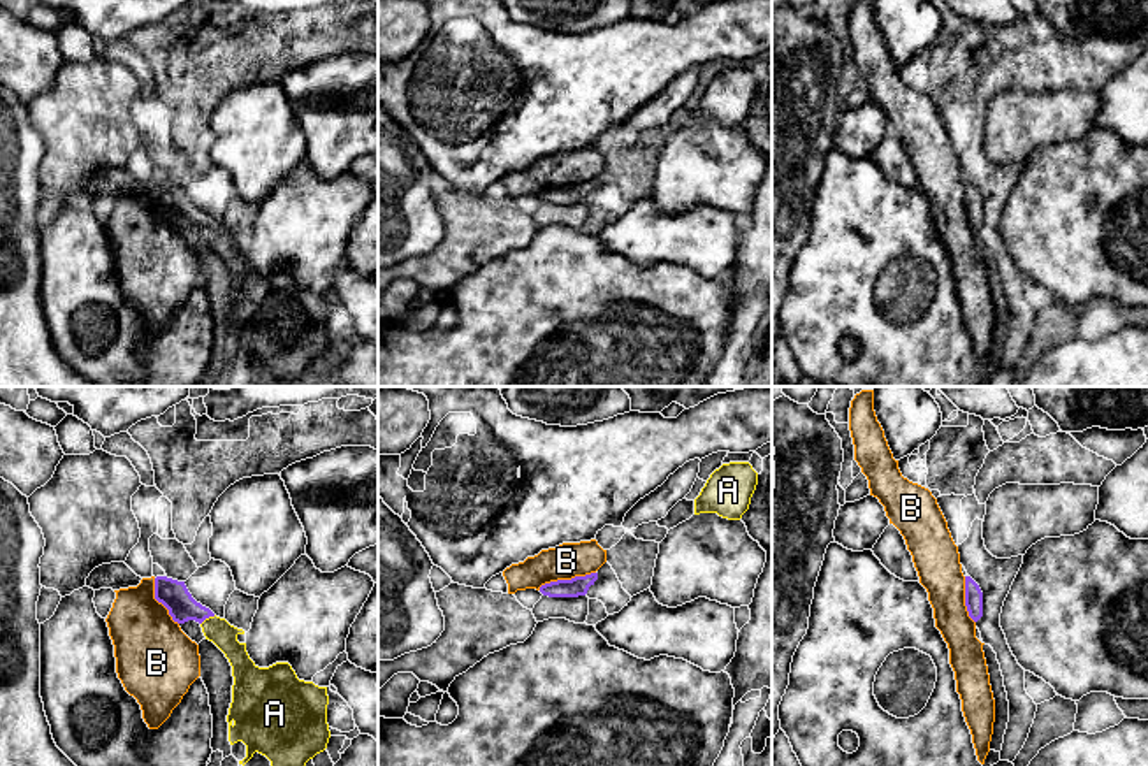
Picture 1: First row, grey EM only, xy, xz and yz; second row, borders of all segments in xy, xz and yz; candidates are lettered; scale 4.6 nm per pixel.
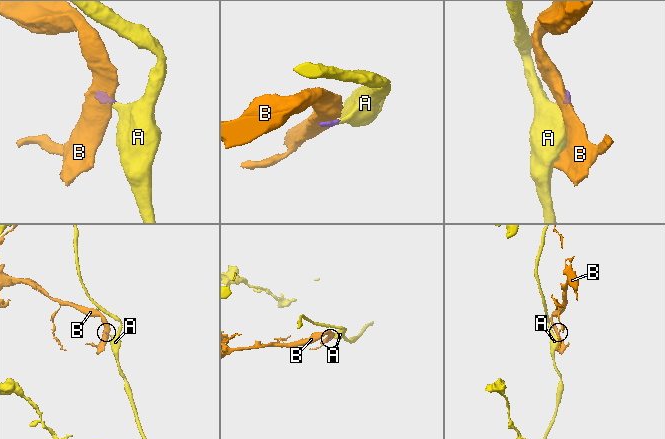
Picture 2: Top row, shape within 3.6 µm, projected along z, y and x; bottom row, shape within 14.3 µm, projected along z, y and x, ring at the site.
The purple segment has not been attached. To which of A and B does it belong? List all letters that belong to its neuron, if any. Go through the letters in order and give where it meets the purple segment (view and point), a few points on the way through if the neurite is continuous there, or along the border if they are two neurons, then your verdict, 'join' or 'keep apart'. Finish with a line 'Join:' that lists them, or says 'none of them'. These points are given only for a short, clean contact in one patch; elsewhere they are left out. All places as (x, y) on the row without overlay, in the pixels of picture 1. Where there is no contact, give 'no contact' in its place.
A: contact xy (208, 224); way xy (173, 201), (187, 215), (208, 224), (217, 236); join
B: contact xz (566, 187); border xz (595, 178), (584, 183), (551, 187), (538, 195); keep apart
Join: A

